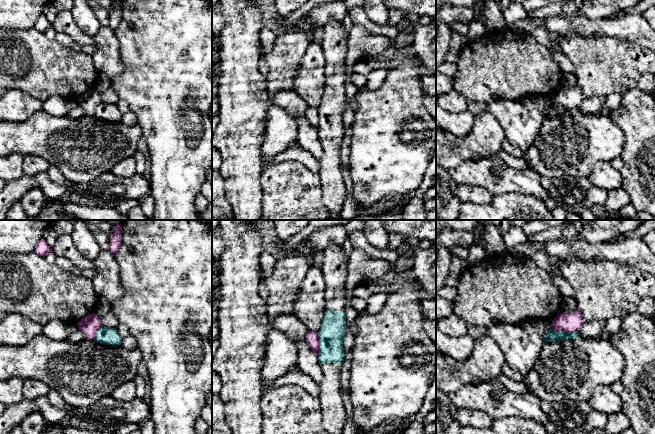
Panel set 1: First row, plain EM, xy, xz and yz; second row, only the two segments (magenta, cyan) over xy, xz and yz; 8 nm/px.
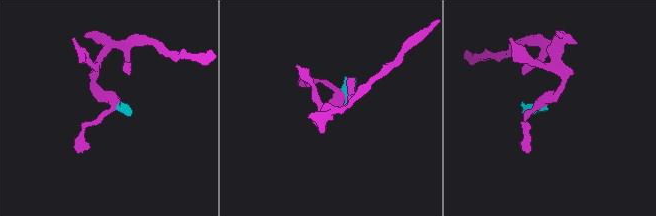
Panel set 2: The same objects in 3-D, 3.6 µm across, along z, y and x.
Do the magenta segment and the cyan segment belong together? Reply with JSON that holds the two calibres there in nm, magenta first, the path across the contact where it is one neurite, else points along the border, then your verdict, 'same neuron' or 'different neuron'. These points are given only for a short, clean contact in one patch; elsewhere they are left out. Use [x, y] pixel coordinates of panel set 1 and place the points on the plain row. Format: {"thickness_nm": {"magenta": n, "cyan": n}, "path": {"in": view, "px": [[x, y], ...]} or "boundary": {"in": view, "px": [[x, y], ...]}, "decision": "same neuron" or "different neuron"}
{"thickness_nm": {"magenta": 160, "cyan": 100}, "boundary": {"in": "yz", "px": [[550, 103], [555, 107], [577, 107]]}, "decision": "different neuron"}

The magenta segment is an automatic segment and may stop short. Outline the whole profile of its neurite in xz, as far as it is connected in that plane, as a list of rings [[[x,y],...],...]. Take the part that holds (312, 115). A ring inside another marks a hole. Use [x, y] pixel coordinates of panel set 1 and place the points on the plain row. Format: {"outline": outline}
{"outline": [[[309,107],[306,109],[305,117],[312,125],[312,127],[318,132],[319,131],[319,113],[318,109],[314,107]]]}

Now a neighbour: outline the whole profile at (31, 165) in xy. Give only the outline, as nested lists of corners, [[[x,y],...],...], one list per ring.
[[[24,155],[22,162],[22,172],[23,175],[34,177],[40,172],[47,172],[50,166],[50,162],[43,157]]]

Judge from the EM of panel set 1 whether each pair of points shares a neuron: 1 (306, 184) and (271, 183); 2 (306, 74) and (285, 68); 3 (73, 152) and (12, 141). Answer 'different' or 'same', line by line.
1: same
2: different
3: same

